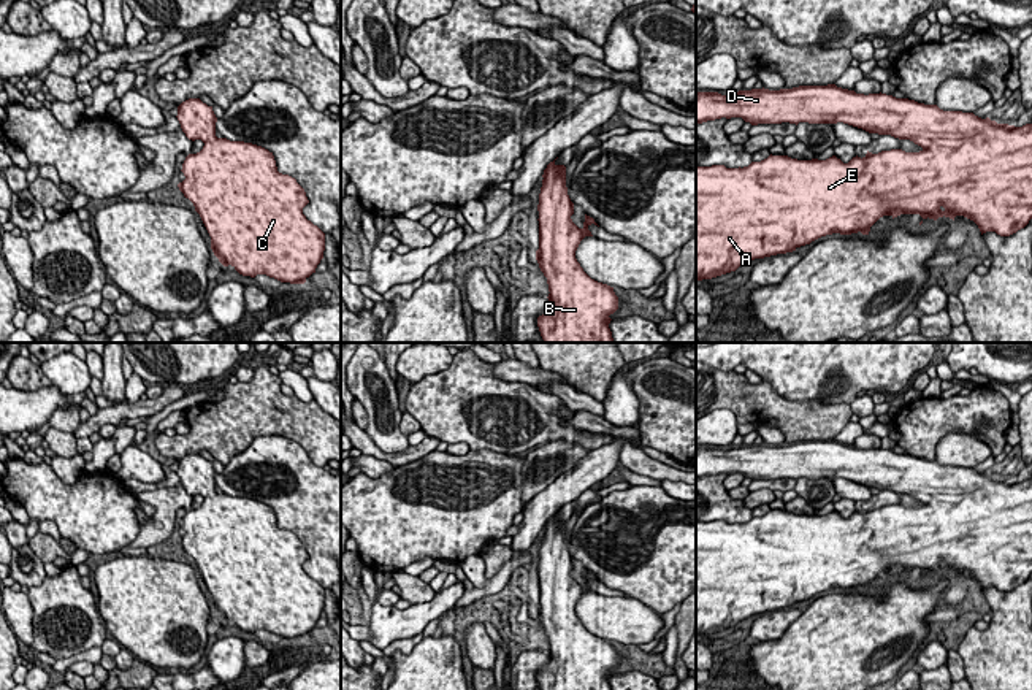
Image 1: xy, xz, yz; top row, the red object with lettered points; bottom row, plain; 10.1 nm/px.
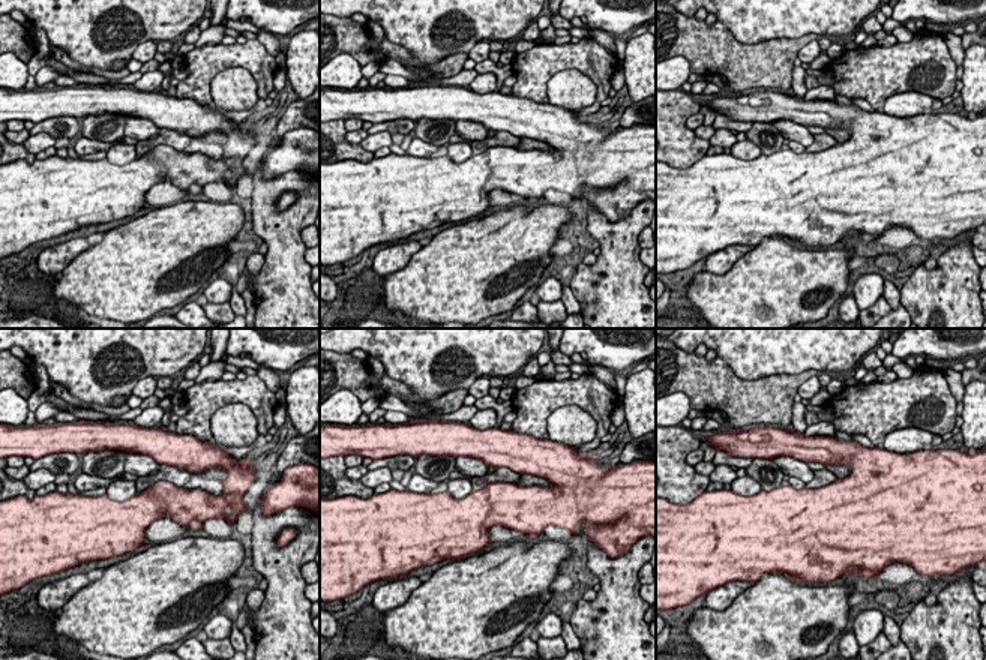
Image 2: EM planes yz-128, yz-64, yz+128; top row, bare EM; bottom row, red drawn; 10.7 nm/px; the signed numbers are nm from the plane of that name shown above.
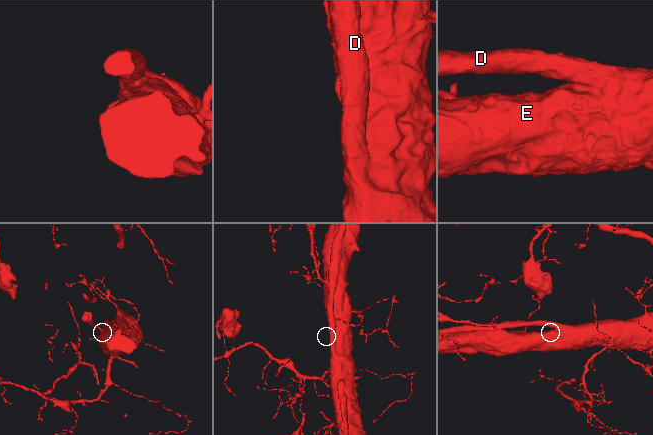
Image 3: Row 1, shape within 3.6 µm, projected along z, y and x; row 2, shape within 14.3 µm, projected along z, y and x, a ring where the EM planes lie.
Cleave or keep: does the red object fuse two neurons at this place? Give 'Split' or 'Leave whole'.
Leave whole

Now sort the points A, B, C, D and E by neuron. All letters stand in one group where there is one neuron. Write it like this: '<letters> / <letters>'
A B C D E

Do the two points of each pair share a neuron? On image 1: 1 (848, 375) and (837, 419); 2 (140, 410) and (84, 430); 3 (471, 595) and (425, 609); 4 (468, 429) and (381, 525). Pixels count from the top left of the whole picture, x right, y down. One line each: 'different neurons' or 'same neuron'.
1: different neurons
2: same neuron
3: different neurons
4: different neurons

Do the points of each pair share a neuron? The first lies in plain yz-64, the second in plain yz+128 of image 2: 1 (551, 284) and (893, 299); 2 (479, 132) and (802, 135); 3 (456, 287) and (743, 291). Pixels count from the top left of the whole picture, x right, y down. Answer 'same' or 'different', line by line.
1: different
2: same
3: same

